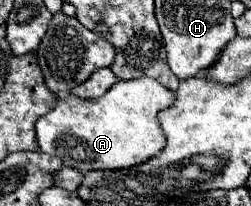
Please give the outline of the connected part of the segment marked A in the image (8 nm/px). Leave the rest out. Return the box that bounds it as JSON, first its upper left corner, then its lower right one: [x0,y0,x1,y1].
[37,78,175,170]

